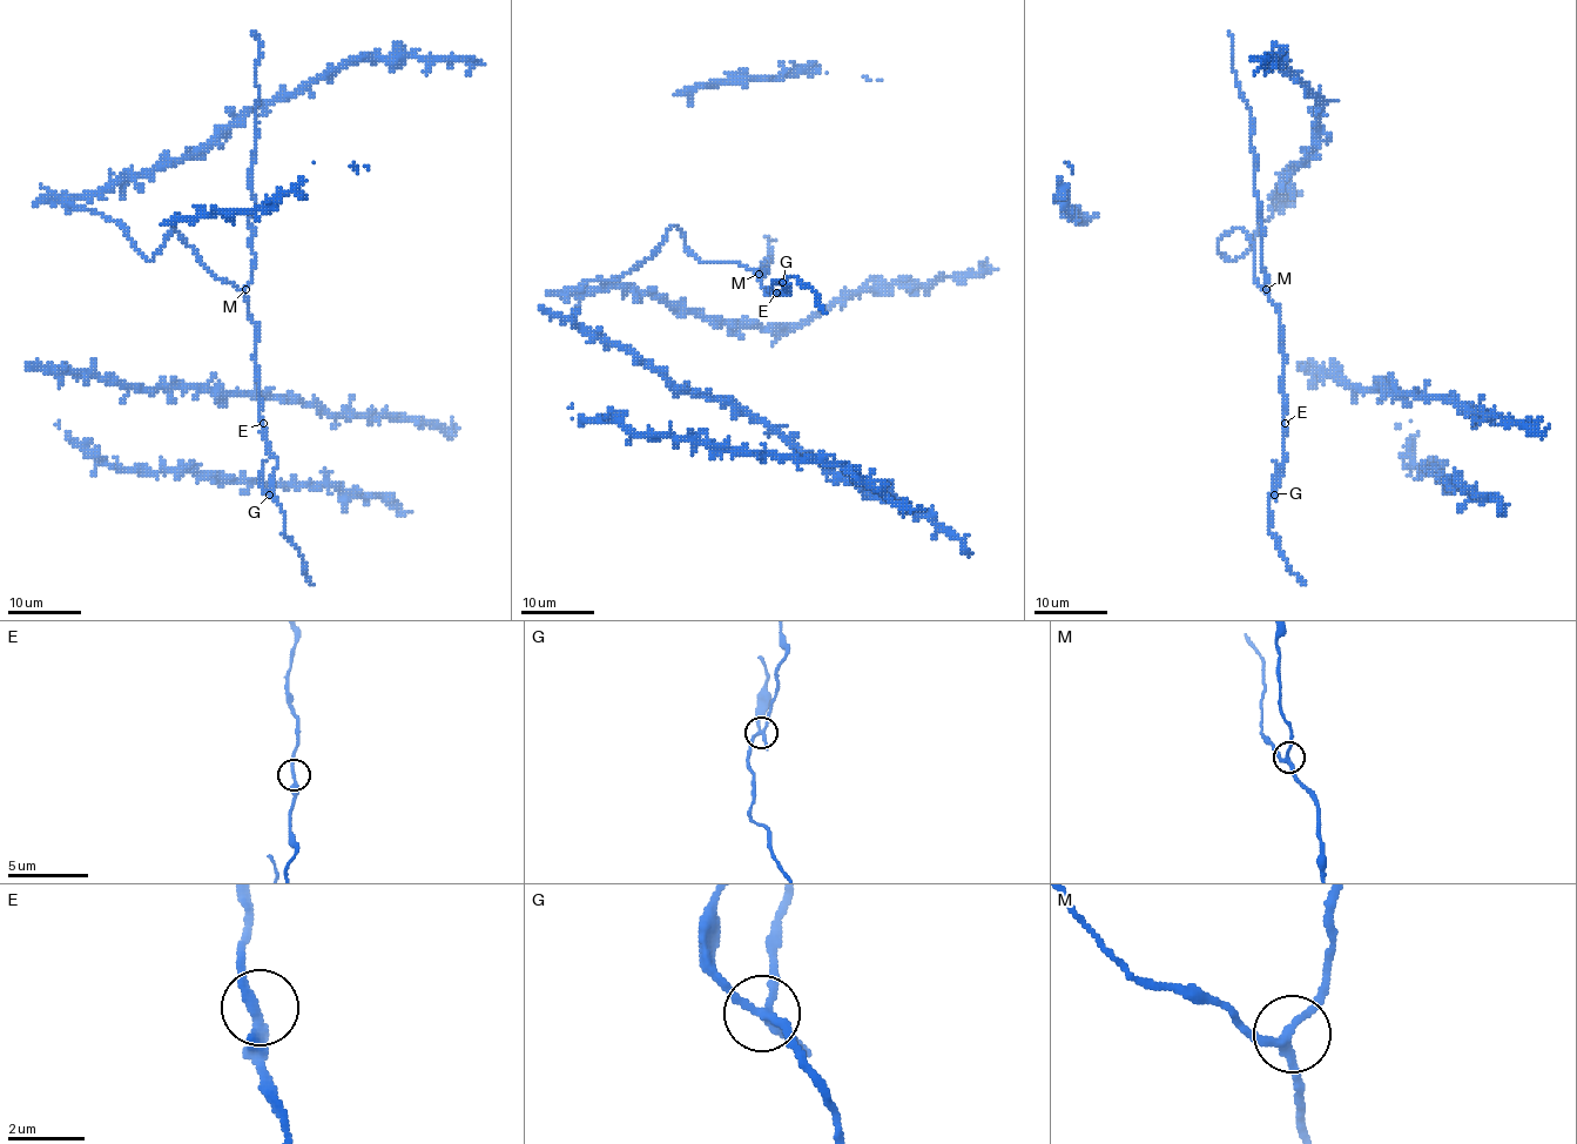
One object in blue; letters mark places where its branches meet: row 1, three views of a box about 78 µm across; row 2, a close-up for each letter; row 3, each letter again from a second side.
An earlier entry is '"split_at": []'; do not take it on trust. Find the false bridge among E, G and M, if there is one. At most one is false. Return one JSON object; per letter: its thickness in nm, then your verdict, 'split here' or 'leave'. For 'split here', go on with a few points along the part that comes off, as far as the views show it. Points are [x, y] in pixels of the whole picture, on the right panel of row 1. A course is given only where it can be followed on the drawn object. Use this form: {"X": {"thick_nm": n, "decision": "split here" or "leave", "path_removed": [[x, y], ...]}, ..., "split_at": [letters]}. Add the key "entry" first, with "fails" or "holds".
{"entry": "fails", "E": {"thick_nm": 240, "decision": "leave"}, "G": {"thick_nm": 200, "decision": "split here", "path_removed": [[1273, 495], [1276, 465], [1272, 459]]}, "M": {"thick_nm": 200, "decision": "leave"}, "split_at": ["G"]}

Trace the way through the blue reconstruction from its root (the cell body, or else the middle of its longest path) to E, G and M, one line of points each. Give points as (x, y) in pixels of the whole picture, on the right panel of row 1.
E: (1232, 230), (1240, 229), (1253, 243), (1253, 278), (1279, 313), (1285, 355), (1285, 423)
G: (1232, 230), (1240, 229), (1253, 243), (1253, 278), (1279, 313), (1286, 411), (1285, 462), (1273, 495)
M: (1232, 230), (1240, 229), (1253, 243), (1253, 278), (1266, 289)

